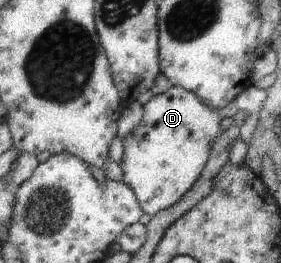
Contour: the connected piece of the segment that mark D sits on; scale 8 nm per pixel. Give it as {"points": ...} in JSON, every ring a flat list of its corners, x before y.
{"points":[[172,86,164,93,155,95,144,106,143,122,124,142,125,156,120,162,123,182,138,196,142,209,152,216,177,204,198,182,210,162,214,142,221,132,221,120,230,111,220,111,206,105,194,92]]}

